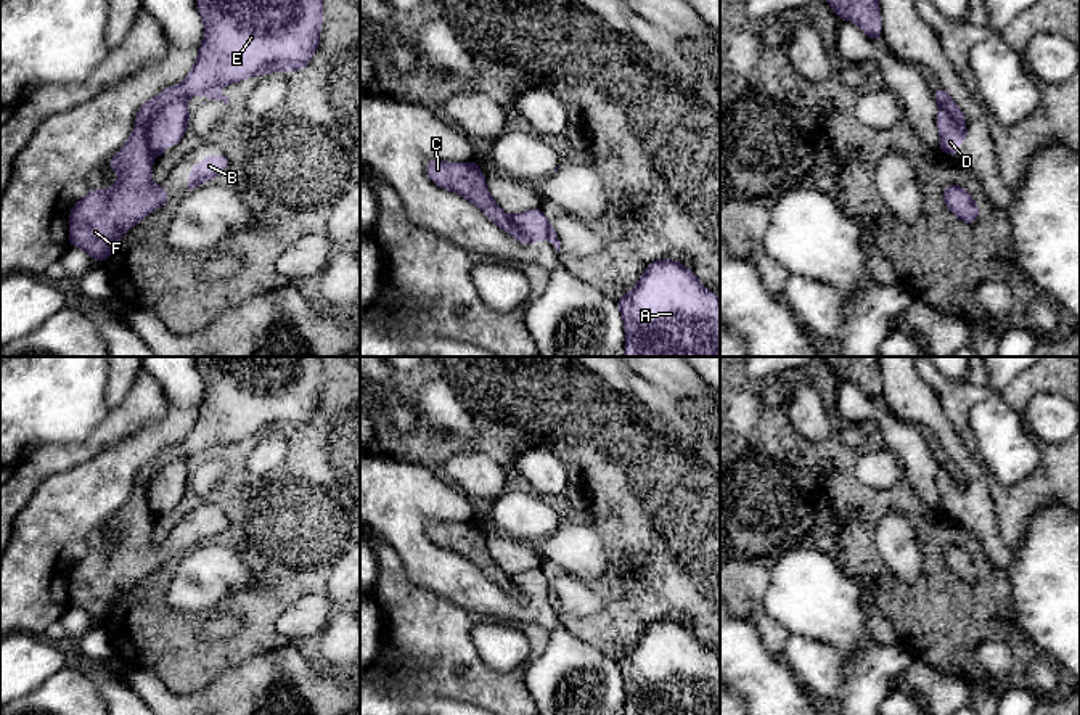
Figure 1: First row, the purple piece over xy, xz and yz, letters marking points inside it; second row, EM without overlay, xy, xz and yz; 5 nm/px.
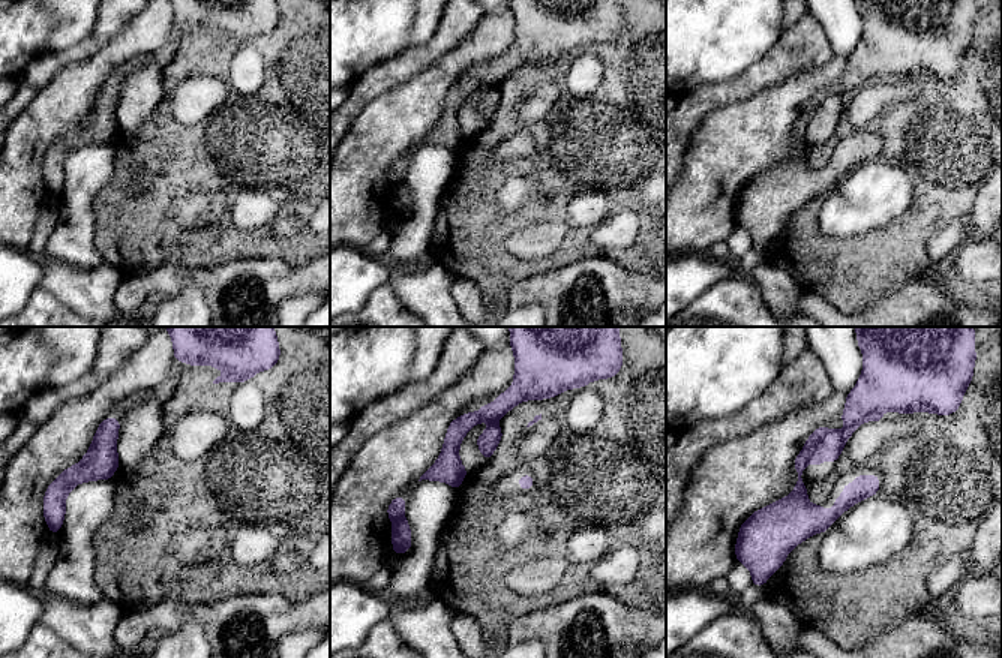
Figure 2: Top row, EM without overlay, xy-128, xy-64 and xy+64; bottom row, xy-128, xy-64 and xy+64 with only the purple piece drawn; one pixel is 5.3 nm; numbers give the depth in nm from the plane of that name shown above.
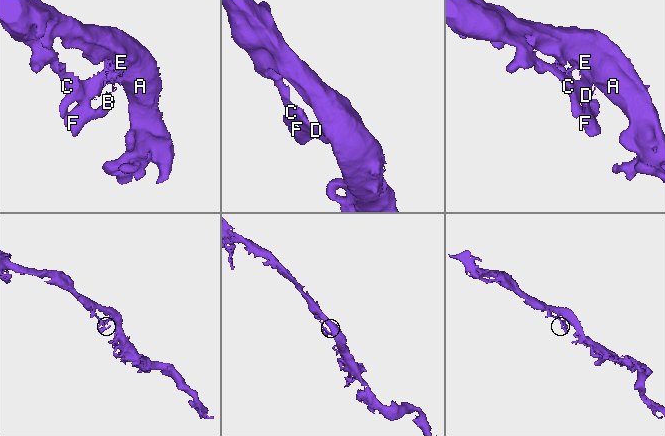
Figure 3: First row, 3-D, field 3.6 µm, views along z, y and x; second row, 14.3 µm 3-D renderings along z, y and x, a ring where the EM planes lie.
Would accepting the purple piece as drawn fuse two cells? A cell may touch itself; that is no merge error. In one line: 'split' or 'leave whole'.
split

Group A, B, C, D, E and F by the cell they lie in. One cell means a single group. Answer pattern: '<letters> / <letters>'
A B C E F / D

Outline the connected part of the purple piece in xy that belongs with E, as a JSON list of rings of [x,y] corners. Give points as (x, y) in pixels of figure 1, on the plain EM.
[[[320,357],[196,358],[206,392],[193,429],[182,443],[164,448],[137,472],[130,498],[108,522],[119,533],[119,540],[111,548],[90,551],[69,572],[69,604],[82,607],[93,619],[100,619],[101,625],[125,591],[169,561],[167,551],[151,540],[154,514],[148,484],[153,476],[170,461],[186,461],[193,455],[206,455],[206,461],[222,460],[228,464],[228,456],[219,455],[219,448],[252,435],[299,431],[310,423],[318,408],[323,379]]]

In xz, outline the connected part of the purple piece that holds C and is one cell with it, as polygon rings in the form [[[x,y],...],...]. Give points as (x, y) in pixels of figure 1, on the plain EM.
[[[431,519],[428,522],[428,535],[437,546],[455,551],[477,566],[497,586],[509,593],[516,601],[529,604],[529,598],[514,585],[513,577],[505,574],[492,559],[477,521],[444,522]]]

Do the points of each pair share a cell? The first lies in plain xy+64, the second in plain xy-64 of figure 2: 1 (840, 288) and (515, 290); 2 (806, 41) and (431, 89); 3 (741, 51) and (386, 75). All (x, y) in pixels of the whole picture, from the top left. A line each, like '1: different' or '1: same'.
1: different
2: different
3: different

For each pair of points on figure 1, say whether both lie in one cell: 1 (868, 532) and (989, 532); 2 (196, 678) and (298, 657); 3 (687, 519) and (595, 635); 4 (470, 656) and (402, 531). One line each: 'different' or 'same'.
1: different
2: different
3: same
4: different

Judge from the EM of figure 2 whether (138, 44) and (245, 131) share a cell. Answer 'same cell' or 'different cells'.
different cells

